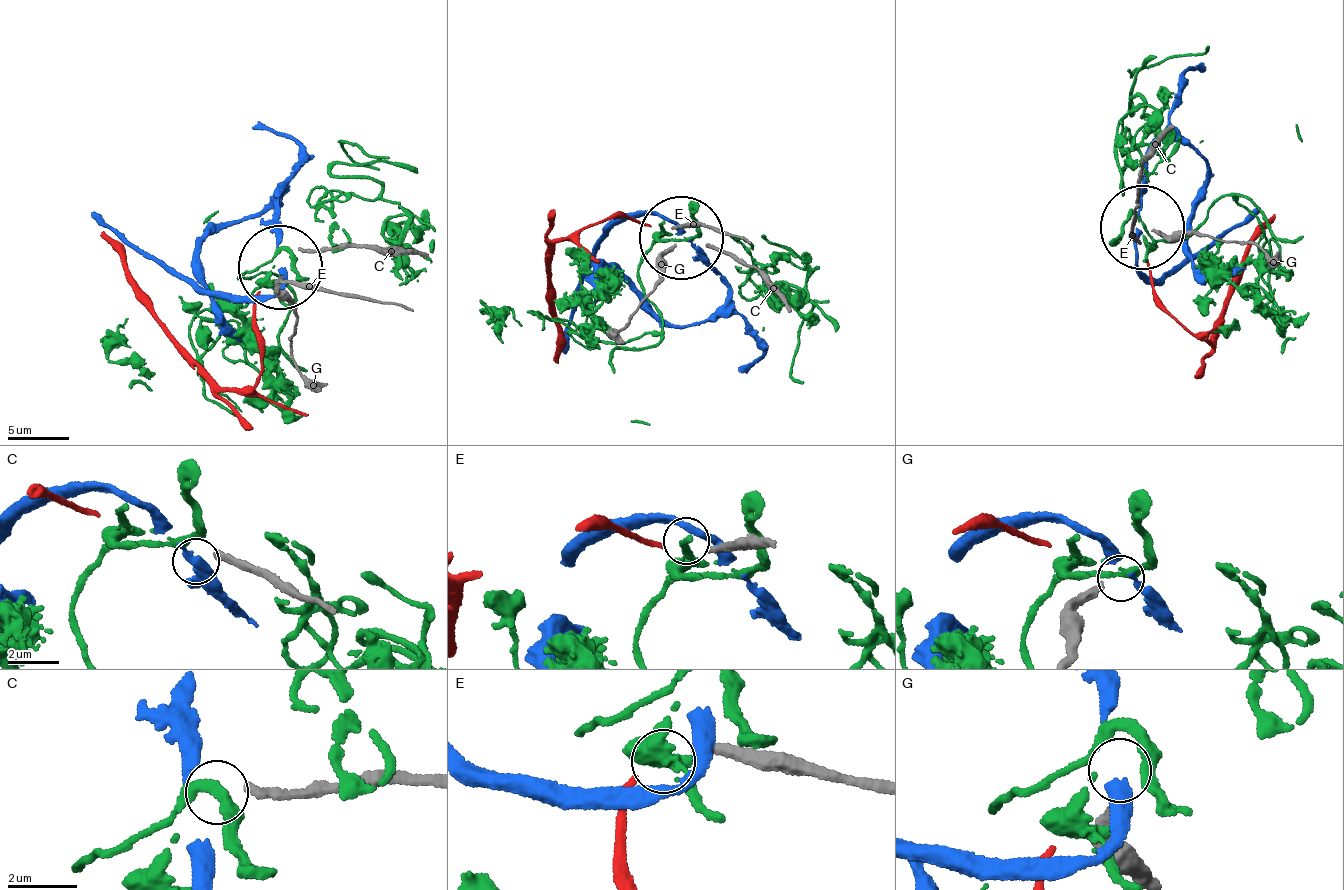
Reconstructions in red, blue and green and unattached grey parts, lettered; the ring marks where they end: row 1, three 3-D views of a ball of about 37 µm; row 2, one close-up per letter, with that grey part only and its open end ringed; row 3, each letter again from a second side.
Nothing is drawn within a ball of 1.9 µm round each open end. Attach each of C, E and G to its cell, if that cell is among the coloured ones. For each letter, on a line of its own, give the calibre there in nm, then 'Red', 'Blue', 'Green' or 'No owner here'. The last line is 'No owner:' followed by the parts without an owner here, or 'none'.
C: Thickness 260 nm. No owner here
E: Thickness 240 nm. Red
G: Thickness 320 nm. Blue
No owner: C

